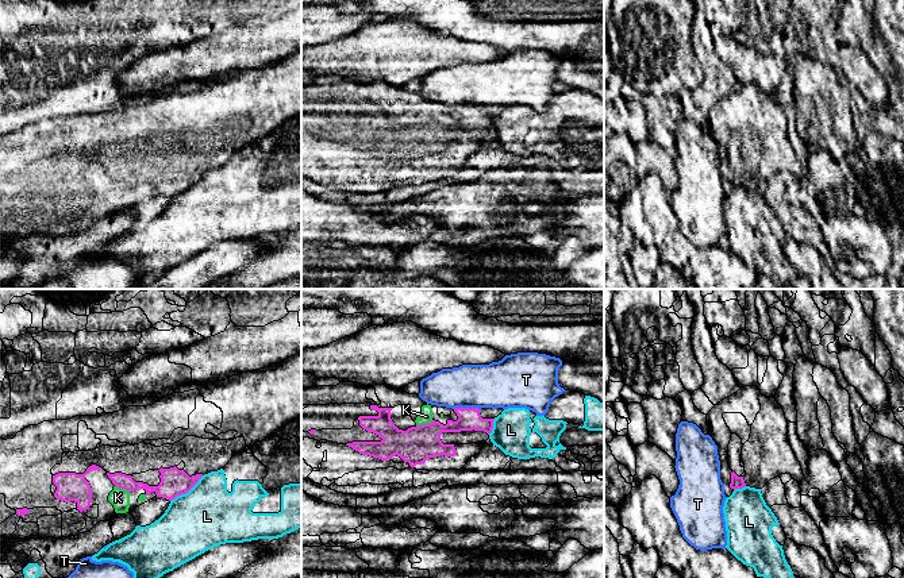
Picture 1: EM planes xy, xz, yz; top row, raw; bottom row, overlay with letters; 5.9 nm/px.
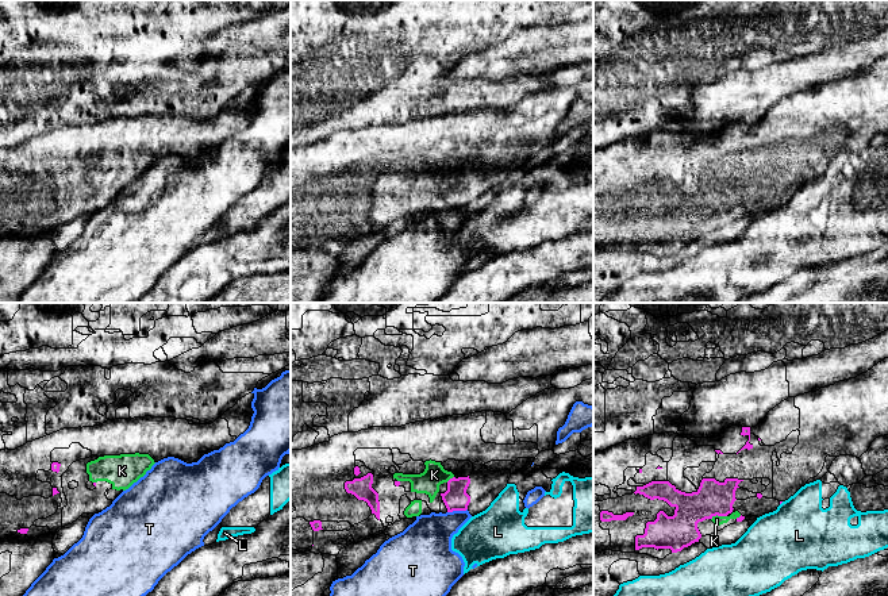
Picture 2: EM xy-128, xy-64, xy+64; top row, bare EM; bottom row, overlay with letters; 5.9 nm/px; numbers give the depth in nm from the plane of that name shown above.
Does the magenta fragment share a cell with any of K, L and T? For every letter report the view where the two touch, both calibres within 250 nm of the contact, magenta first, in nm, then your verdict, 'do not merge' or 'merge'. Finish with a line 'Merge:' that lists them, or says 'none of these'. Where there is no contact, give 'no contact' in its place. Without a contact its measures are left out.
K: xz | 220/70 nm | merge
L: xy | 160/360 nm | do not merge
T: xz | 130/280 nm | do not merge
Merge: K

